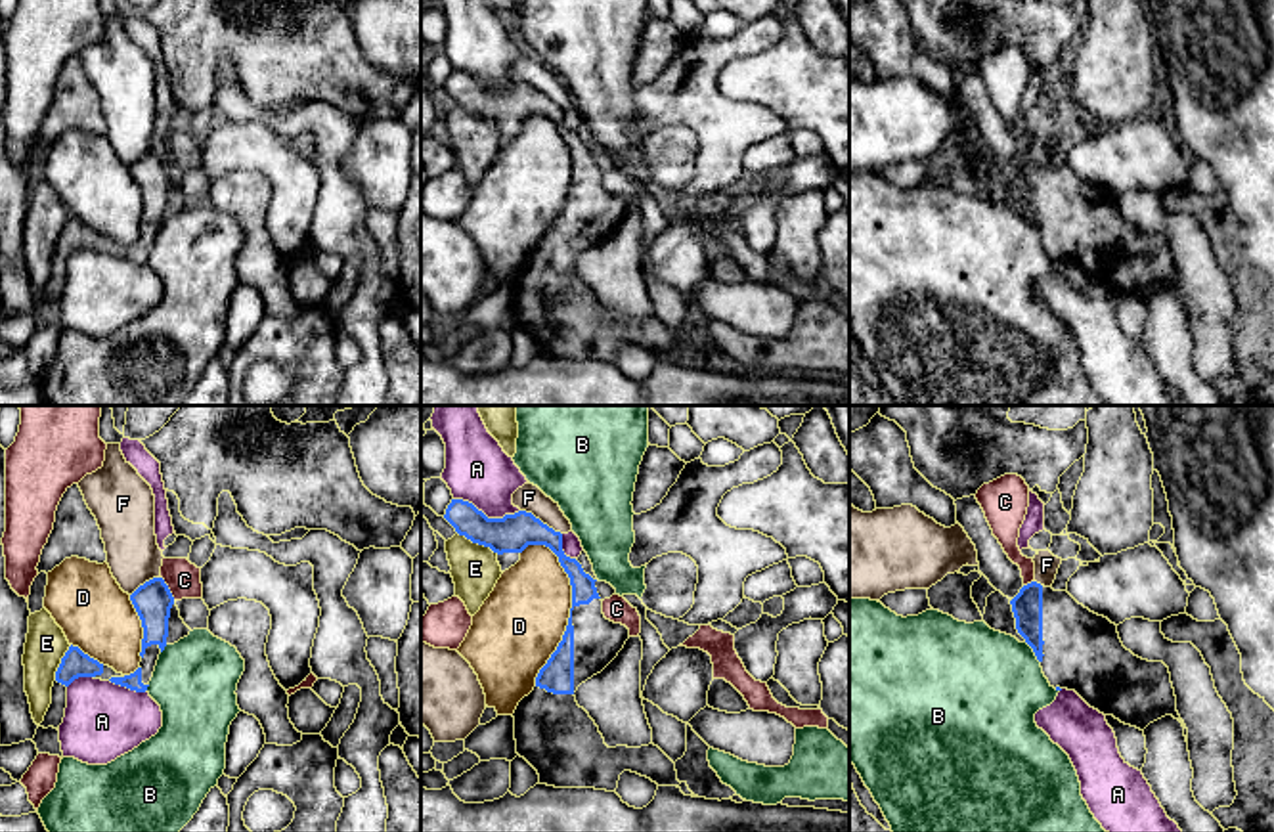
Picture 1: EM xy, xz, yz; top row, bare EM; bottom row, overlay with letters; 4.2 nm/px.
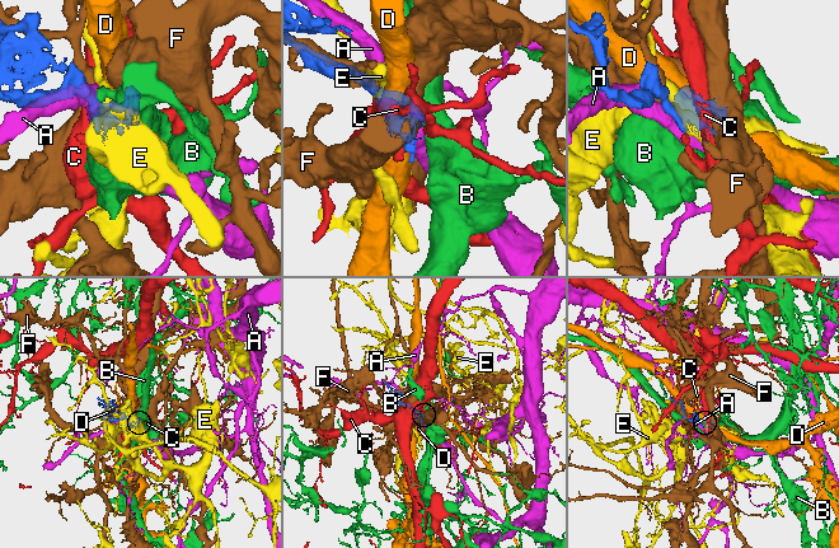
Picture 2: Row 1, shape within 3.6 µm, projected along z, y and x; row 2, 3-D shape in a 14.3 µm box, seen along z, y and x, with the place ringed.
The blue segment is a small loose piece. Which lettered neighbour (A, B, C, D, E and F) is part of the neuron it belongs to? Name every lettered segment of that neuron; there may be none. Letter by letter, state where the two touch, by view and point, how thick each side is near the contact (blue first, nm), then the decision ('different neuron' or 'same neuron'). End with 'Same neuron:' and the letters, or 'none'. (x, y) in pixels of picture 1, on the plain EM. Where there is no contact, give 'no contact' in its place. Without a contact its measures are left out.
A: meets blue in xz at (484, 87); 160 nm thick on the blue side, 280 nm on the other; different neuron
B: meets blue in yz at (1033, 222); 130 nm thick on the blue side, 460 nm on the other; different neuron
C: meets blue in xy at (167, 159); 160 nm thick on the blue side, 140 nm on the other; different neuron
D: meets blue in xz at (571, 186); 130 nm thick on the blue side, 360 nm on the other; different neuron
E: meets blue in xz at (479, 115); 160 nm thick on the blue side, 200 nm on the other; different neuron
F: meets blue in xz at (540, 92); 160 nm thick on the blue side, 120 nm on the other; different neuron
Same neuron: none

